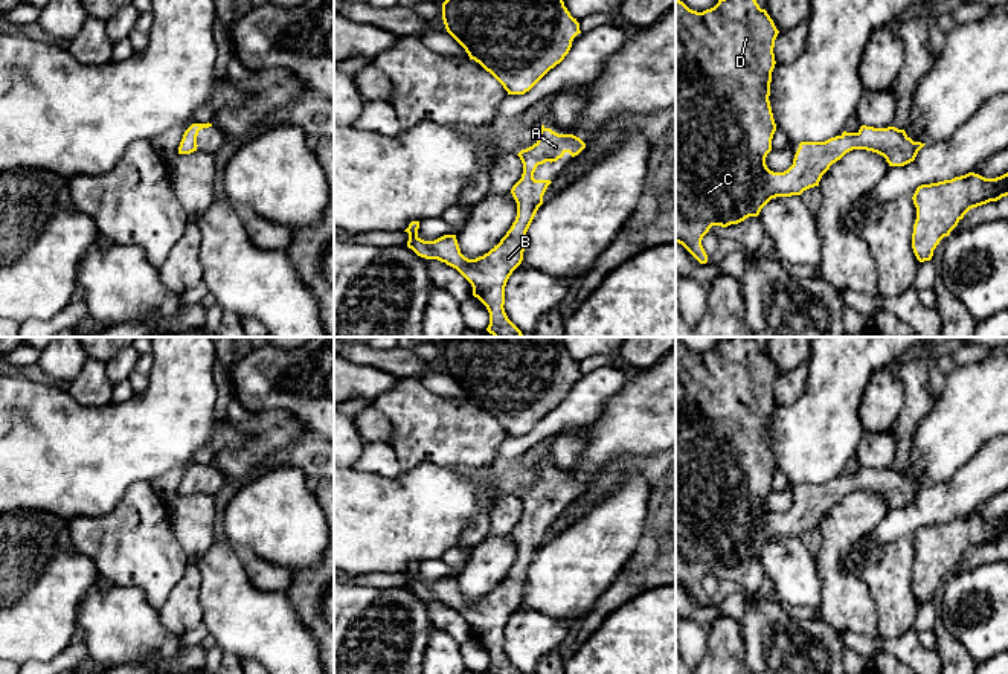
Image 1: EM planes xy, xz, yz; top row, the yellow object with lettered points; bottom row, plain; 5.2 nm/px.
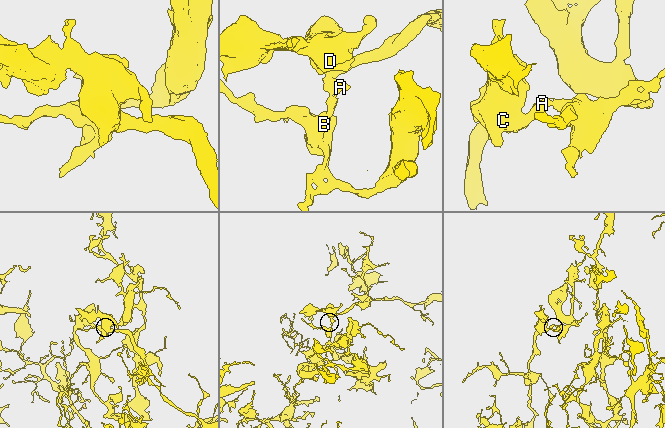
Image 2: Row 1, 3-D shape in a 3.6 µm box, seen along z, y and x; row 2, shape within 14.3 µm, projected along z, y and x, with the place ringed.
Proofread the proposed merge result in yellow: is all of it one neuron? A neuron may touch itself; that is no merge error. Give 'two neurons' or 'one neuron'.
one neuron

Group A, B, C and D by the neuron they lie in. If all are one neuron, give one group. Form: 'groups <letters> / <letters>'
groups A B C D

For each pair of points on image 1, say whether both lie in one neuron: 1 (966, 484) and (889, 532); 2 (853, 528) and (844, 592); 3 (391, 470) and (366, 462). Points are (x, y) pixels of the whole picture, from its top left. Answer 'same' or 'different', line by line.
1: same
2: same
3: same

